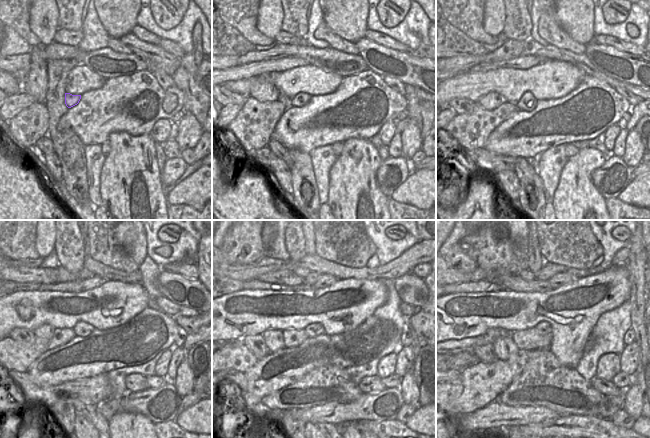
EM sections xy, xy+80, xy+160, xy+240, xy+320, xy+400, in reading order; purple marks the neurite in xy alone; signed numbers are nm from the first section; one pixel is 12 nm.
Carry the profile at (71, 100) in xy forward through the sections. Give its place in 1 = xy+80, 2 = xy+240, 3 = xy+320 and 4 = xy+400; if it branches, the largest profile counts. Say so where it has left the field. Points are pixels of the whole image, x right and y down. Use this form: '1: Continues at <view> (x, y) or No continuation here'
1: Continues at xy+80 (300, 99)
2: Continues at xy+240 (83, 329)
3: Continues at xy+320 (315, 329)
4: Continues at xy+400 (544, 328).

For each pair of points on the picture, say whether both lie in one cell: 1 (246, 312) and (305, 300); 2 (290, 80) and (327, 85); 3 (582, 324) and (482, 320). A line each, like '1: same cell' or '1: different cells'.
1: same cell
2: same cell
3: same cell

